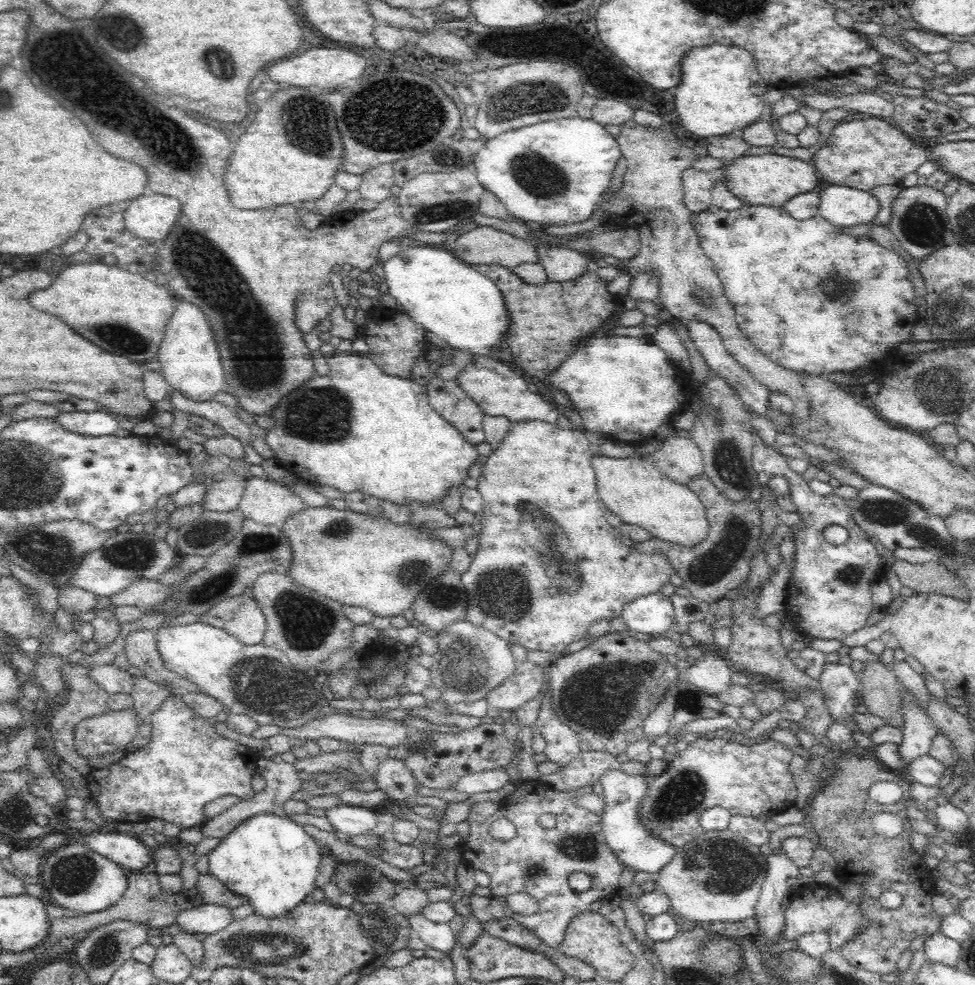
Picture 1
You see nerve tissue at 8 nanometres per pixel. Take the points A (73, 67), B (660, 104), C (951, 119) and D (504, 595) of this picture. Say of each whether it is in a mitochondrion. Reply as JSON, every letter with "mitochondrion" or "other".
{"A":"mitochondrion","B":"other","C":"other","D":"mitochondrion"}

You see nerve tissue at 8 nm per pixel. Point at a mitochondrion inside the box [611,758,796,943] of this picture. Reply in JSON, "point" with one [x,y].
{"point":[721,866]}

